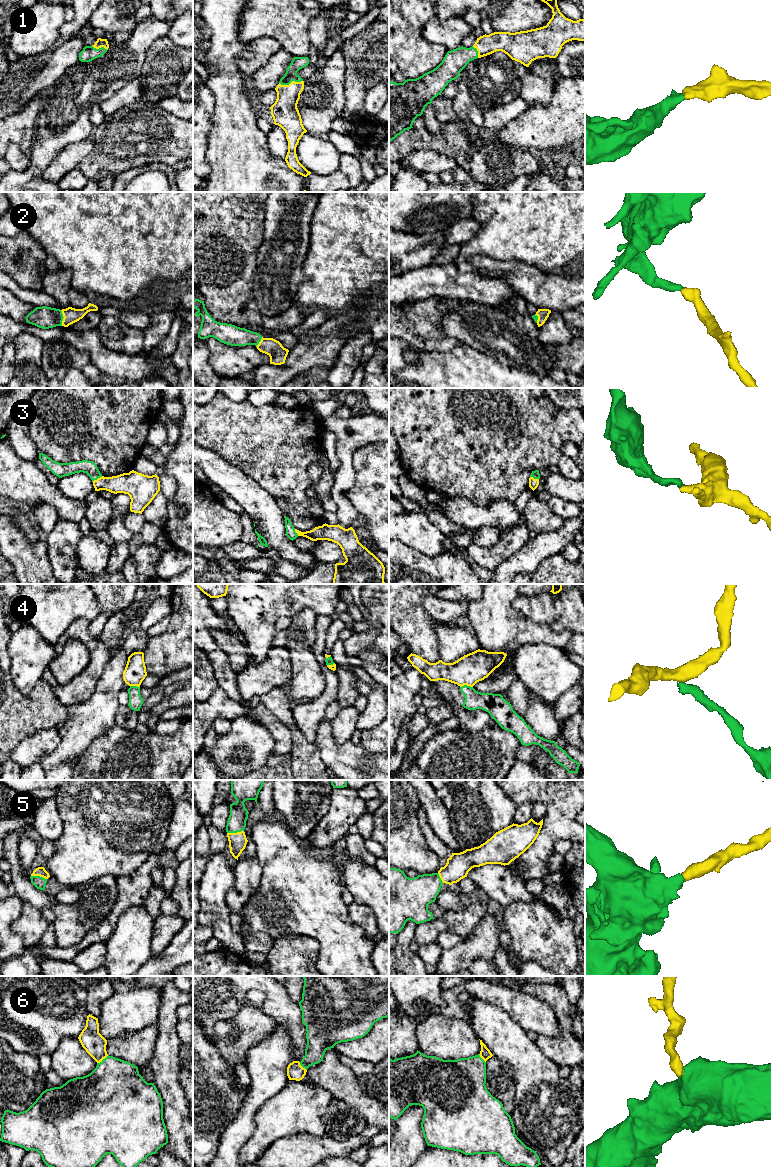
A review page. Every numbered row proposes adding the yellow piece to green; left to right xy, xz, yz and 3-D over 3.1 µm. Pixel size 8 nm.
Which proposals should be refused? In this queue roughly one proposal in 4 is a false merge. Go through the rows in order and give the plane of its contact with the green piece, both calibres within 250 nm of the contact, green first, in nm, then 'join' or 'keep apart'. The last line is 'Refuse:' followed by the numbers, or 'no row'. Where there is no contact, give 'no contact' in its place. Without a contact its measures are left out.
1: meets green in xz; 110 nm thick on the green side, 220 nm on the other; join
2: meets green in xy; 180 nm thick on the green side, 130 nm on the other; join
3: meets green in xy; 110 nm thick on the green side, 170 nm on the other; join
4: meets green in yz; 160 nm thick on the green side, 240 nm on the other; keep apart
5: meets green in xz; 150 nm thick on the green side, 140 nm on the other; join
6: meets green in xy; 460 nm thick on the green side, 180 nm on the other; join
Refuse: 4

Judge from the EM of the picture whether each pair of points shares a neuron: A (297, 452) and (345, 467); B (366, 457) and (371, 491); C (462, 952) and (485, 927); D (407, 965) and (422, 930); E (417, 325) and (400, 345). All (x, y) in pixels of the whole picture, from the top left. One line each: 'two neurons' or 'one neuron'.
A: two neurons
B: one neuron
C: one neuron
D: two neurons
E: two neurons

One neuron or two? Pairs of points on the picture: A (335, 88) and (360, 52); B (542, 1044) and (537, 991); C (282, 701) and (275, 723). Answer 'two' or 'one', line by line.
A: two
B: one
C: two

